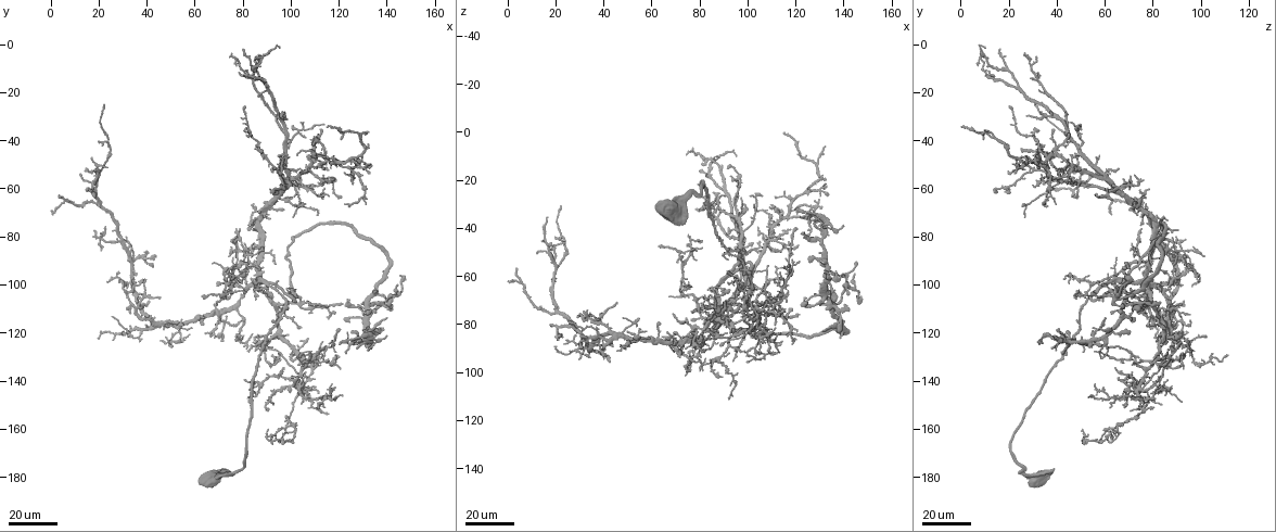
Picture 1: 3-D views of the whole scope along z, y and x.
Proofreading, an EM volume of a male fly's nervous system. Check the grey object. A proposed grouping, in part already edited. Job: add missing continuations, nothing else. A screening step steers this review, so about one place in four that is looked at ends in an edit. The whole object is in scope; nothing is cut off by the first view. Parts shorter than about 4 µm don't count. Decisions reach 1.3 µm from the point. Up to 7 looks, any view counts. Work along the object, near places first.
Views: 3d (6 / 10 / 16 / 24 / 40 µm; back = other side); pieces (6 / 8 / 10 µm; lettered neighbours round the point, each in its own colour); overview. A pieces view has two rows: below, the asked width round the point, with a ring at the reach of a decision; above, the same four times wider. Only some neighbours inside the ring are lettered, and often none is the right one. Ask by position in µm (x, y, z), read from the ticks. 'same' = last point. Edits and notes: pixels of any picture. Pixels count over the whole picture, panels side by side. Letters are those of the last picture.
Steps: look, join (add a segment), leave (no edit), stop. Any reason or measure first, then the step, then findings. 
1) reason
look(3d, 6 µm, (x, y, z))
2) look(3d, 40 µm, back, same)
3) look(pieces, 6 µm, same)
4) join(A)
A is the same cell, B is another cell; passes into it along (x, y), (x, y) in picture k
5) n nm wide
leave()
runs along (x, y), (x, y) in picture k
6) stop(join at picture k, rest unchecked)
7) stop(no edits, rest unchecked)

an open end
look(3d, 40 µm, (16, 60, 36))

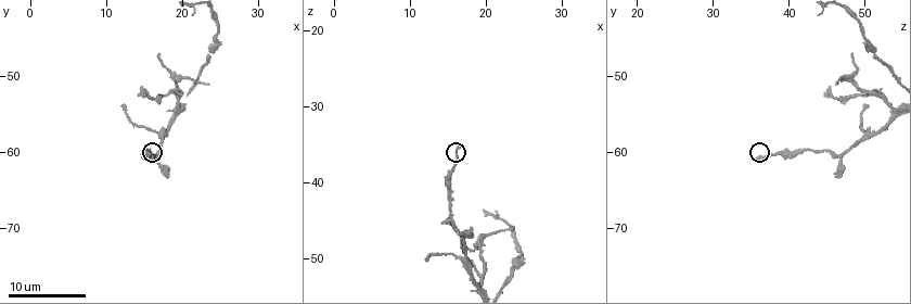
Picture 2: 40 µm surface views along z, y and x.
look(pieces, 10 µm, (16.5, 61.0, 35.5))

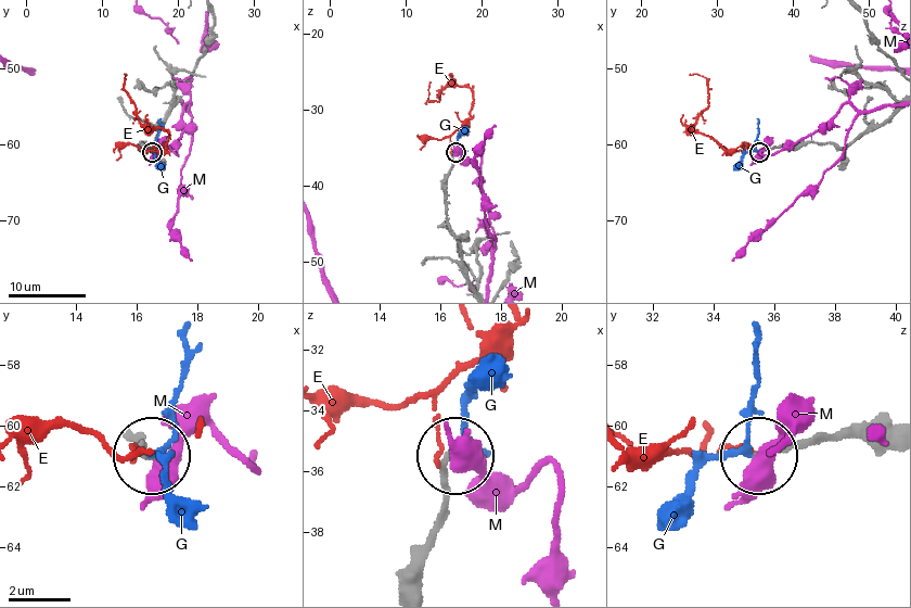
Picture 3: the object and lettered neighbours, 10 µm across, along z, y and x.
join(G)
G is the same cell, E and M are other cells; the cell continues

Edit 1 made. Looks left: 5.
look(overview)

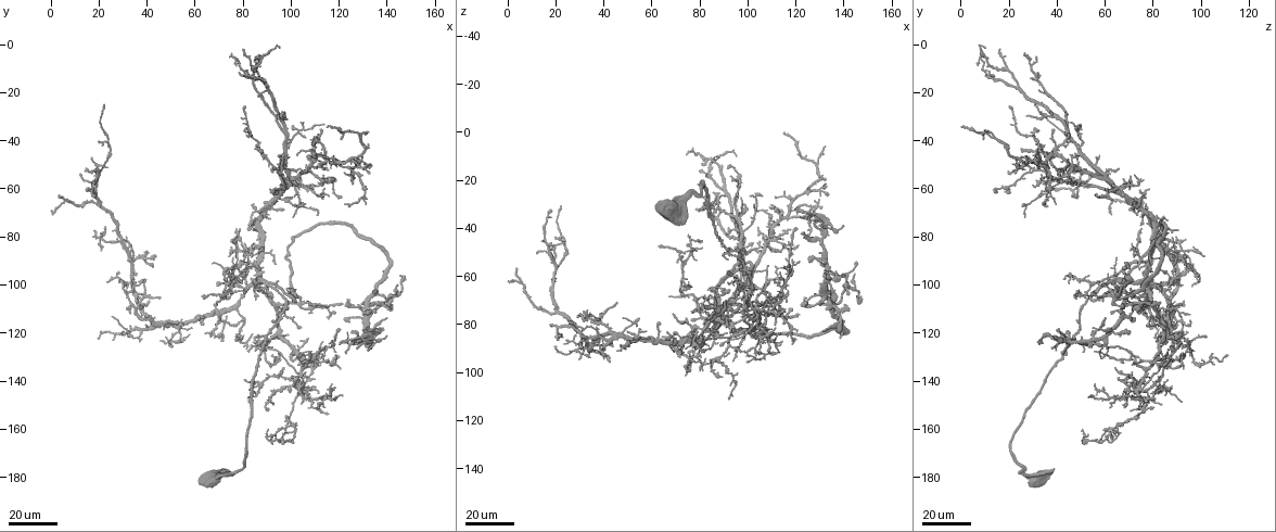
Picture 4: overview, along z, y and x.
free end
look(3d, 40 µm, (30, 120, 85))

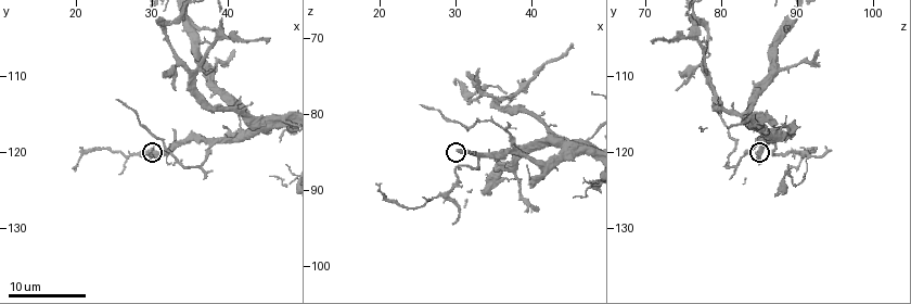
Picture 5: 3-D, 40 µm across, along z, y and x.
look(pieces, 8 µm, (30.0, 120.0, 85.0))

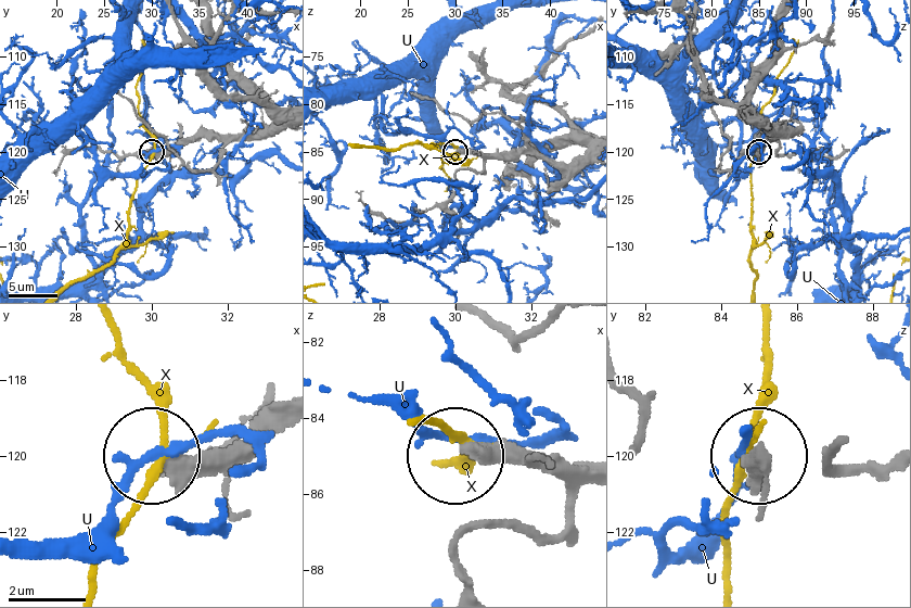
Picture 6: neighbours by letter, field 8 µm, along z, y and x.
leave()
U and X are other cells; runs along (588, 155), (562, 165), (527, 153), (458, 150) in picture 6; no lettered segment goes on from it

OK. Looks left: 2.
thin end
look(pieces, 8 µm, (37.0, 123.0, 81.5))

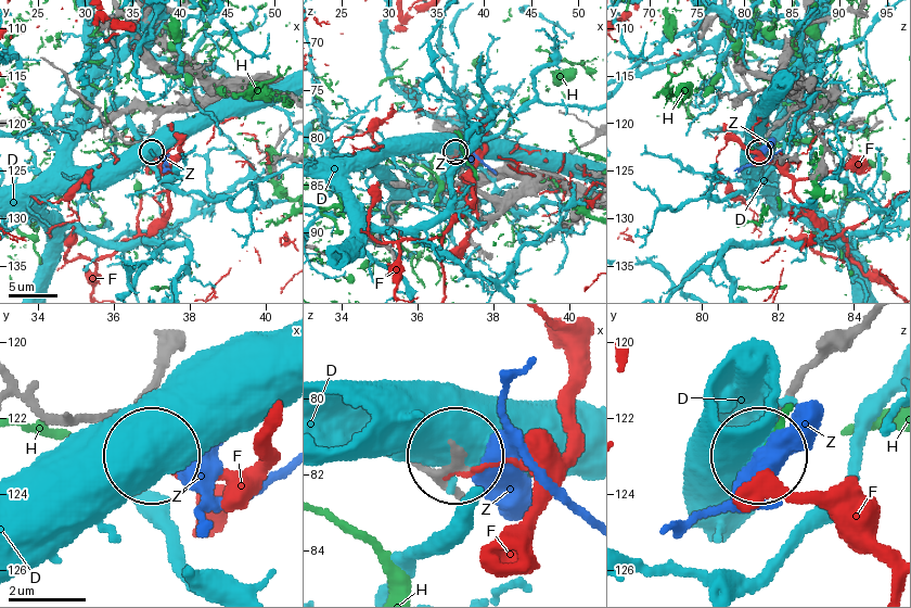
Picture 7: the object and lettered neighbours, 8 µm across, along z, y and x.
leave()
D, F, H and Z are other cells; runs along (569, 193), (534, 186), (480, 194), (456, 153) in picture 7; none of them fits

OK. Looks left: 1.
stop(join at picture 3, rest unchecked)

